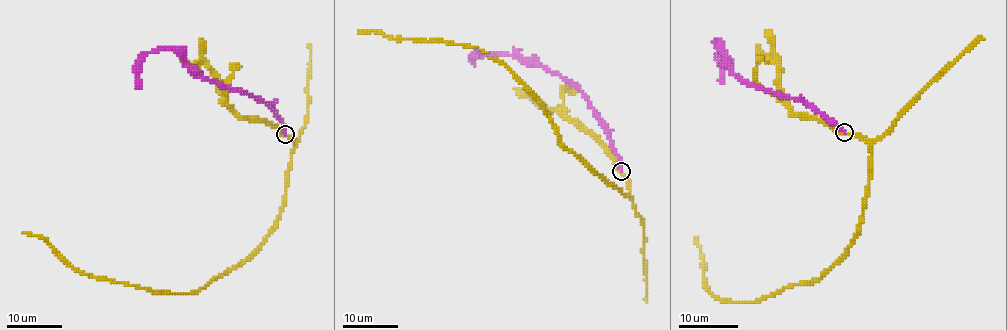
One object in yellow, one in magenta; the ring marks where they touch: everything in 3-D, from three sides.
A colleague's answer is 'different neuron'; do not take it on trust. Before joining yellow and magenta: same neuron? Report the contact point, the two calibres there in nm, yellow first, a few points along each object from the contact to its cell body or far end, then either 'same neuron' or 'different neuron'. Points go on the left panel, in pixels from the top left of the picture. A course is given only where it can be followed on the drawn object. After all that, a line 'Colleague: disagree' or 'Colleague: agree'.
(285, 134) | 280/320 nm | yellow via (285, 135), (293, 142), (278, 223), (203, 288), (154, 293), (98, 279), (75, 270), (42, 237), (23, 232) | magenta via (285, 133), (285, 126), (267, 103), (200, 77), (171, 49), (157, 47), (142, 57), (141, 89) | different neuron
Colleague: agree

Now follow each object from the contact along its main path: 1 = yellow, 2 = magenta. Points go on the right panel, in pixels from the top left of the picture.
1: (844, 133), (871, 150), (866, 199), (859, 233), (816, 280), (754, 301), (724, 301), (705, 286), (696, 236)
2: (844, 131), (820, 113), (791, 99), (754, 87), (732, 71), (720, 40), (724, 62), (723, 84)

